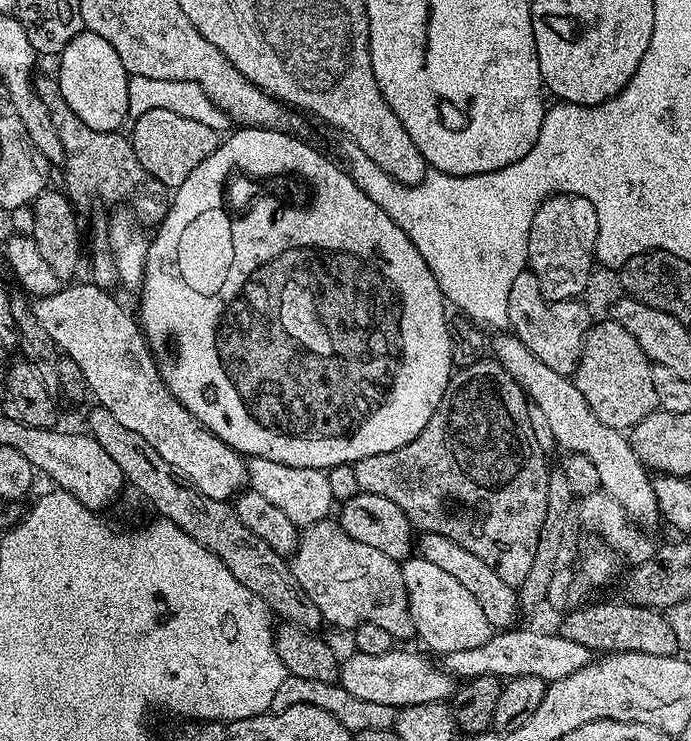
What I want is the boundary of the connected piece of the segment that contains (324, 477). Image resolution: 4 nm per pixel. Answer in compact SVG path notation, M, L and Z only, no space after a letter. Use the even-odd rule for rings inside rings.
M251 457L247 461L248 481L251 491L262 494L267 498L290 522L303 530L316 524L319 520L329 519L331 508L334 508L334 501L330 494L330 478L327 471L322 468L299 468L288 466L282 462L270 462L270 458Z

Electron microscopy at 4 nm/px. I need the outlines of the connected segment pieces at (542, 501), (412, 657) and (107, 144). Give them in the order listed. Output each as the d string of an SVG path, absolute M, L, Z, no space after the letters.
M485 358L474 362L474 366L455 369L452 377L448 380L446 390L442 394L442 402L438 402L434 414L430 414L430 422L426 422L424 429L413 440L406 442L406 446L398 446L398 450L390 450L386 454L370 454L370 458L362 458L356 461L354 474L358 478L358 486L361 492L382 494L382 498L390 498L390 502L394 502L394 506L398 506L402 510L402 514L406 514L406 518L412 523L413 529L420 532L442 534L446 538L450 538L458 546L470 550L470 554L482 558L482 562L486 562L486 566L493 568L498 574L498 578L502 578L502 582L506 582L509 588L519 589L523 579L526 578L526 574L530 571L530 566L533 565L542 522L545 521L547 480L550 473L549 466L544 465L545 453L540 451L538 442L532 433L530 418L528 417L529 403L528 397L514 382L514 378L510 378L508 371L496 363L495 359Z
M393 650L386 654L362 654L353 651L352 656L343 657L340 660L340 670L338 673L338 682L346 690L350 690L350 694L354 694L354 698L362 698L362 702L379 702L381 706L390 706L397 710L406 706L414 706L415 704L425 704L426 702L444 702L453 695L454 680L444 671L443 667L431 664L427 660L427 655L419 656L416 652L399 652Z
M37 75L34 83L38 98L42 98L42 102L46 102L46 110L50 110L50 122L54 122L54 130L58 130L58 138L62 142L63 187L73 205L83 209L99 200L104 204L124 203L120 205L127 206L141 225L159 226L168 212L170 189L158 182L154 174L147 172L142 162L138 162L131 139L127 135L120 136L119 131L90 130L90 126L86 126L86 122L82 122L82 118L78 118L70 106L66 106L66 98L62 98L60 82L55 75Z

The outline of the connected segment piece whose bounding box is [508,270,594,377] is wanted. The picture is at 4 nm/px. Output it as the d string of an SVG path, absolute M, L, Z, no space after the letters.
M522 270L518 278L514 278L514 286L510 286L510 302L508 303L508 323L511 331L538 358L538 362L546 362L550 370L571 377L580 361L580 351L594 317L588 313L583 299L548 300L540 293L538 278L530 270Z

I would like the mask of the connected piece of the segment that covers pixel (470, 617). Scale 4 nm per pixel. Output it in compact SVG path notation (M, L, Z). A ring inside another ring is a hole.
M409 558L403 561L402 571L412 627L415 635L420 635L421 642L429 648L429 653L474 650L474 646L482 646L482 642L494 635L494 629L486 614L482 614L482 606L478 606L474 594L470 594L470 590L466 590L462 582L450 578L446 570L423 558Z

